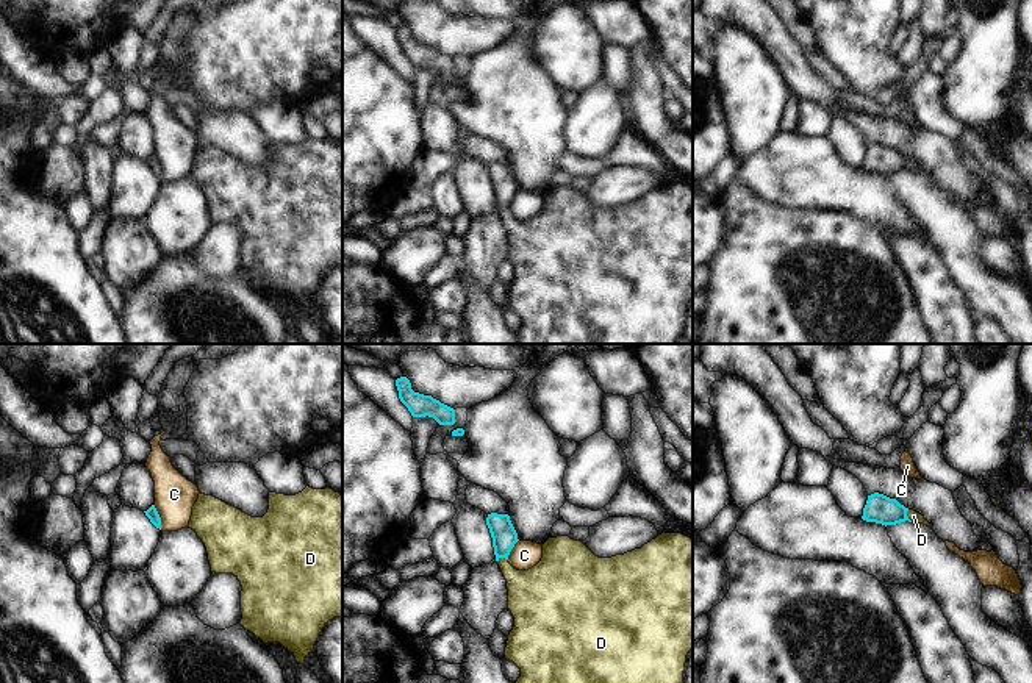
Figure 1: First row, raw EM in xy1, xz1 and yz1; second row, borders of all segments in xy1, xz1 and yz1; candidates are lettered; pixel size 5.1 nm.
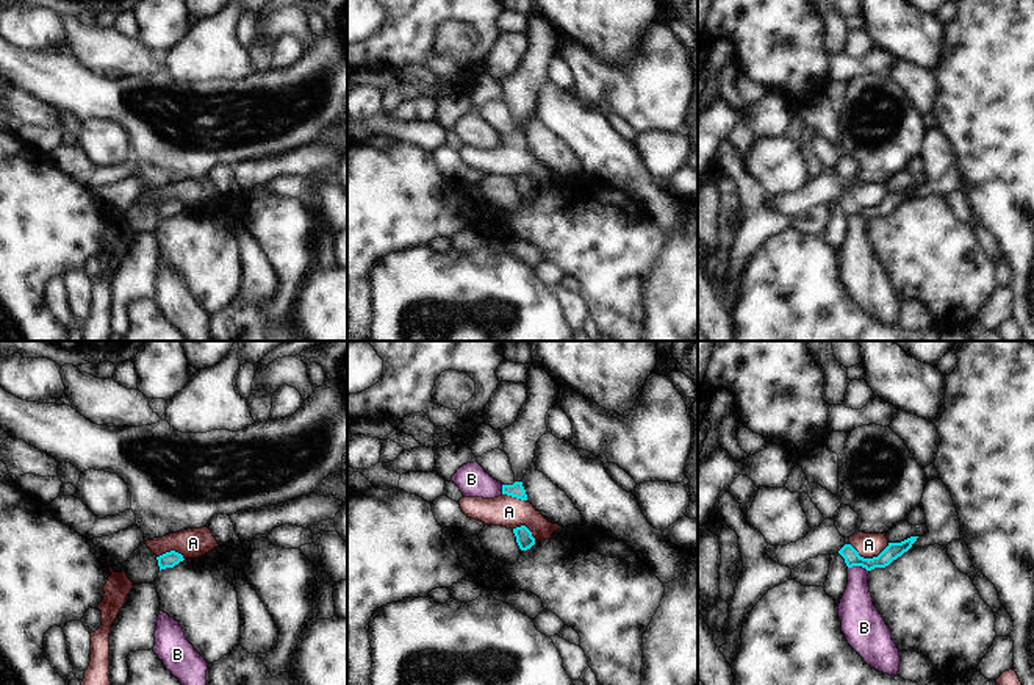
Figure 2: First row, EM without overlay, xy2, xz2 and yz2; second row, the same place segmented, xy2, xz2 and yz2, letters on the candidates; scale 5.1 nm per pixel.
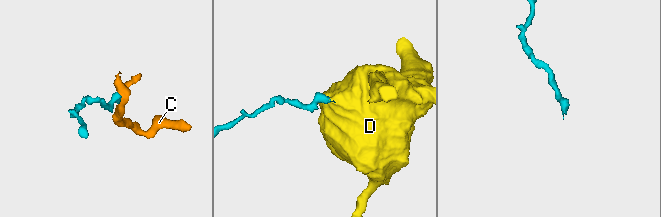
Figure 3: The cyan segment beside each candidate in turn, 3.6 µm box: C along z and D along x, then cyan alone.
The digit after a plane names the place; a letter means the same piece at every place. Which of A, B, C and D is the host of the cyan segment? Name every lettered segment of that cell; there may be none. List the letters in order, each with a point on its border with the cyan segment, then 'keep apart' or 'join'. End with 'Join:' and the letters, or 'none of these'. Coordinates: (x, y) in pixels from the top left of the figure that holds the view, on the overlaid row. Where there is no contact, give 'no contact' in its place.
A: contact yz2 (868, 559); keep apart
B: contact yz2 (859, 565); keep apart
C: contact xy1 (160, 518); keep apart
D: contact xz1 (502, 557); join
Join: D

